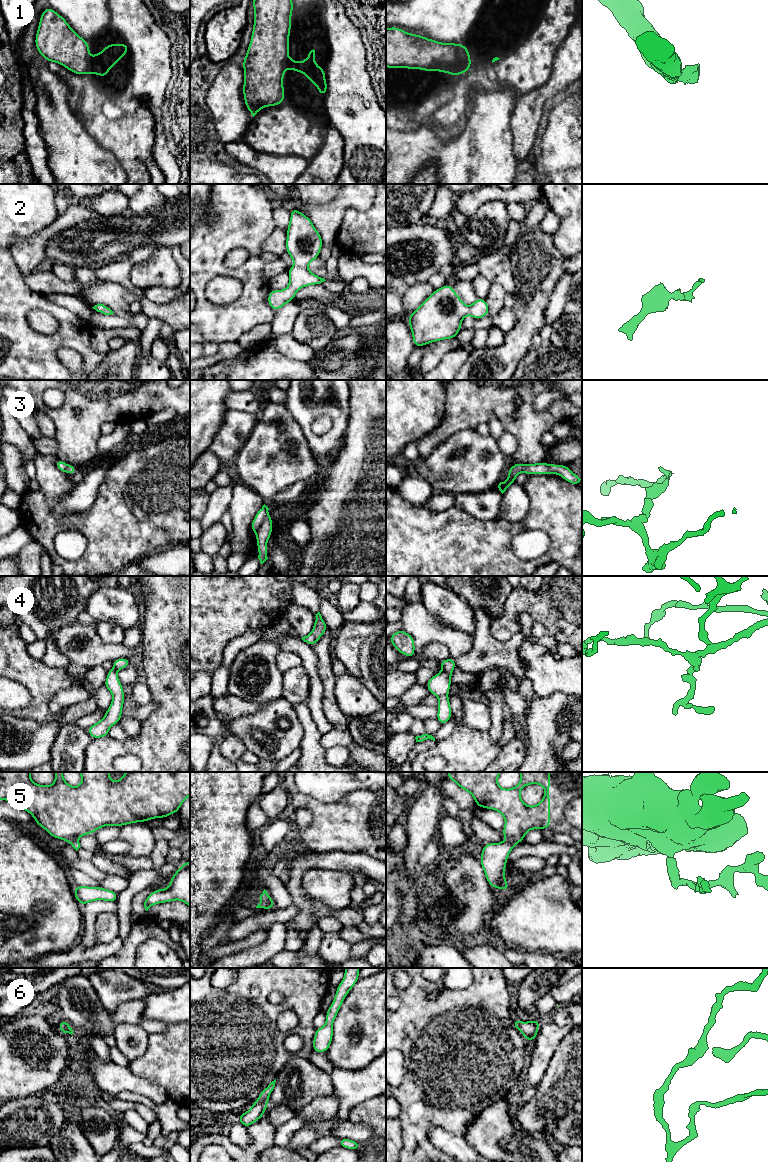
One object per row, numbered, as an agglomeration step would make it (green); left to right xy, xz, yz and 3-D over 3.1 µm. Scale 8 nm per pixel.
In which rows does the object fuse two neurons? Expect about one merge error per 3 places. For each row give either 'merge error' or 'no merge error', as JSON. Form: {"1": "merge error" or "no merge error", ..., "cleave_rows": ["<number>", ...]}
{"1": "merge error", "2": "no merge error", "3": "merge error", "4": "no merge error", "5": "merge error", "6": "no merge error", "cleave_rows": ["1", "3", "5"]}

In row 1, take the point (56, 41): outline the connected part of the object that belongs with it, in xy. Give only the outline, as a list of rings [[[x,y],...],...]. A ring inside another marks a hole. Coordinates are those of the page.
[[[51,7],[40,16],[35,46],[48,62],[56,62],[77,75],[89,73],[90,45]]]

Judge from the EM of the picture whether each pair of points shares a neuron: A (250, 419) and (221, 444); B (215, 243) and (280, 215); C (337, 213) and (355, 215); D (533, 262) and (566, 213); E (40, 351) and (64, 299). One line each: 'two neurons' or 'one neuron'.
A: one neuron
B: two neurons
C: two neurons
D: two neurons
E: two neurons

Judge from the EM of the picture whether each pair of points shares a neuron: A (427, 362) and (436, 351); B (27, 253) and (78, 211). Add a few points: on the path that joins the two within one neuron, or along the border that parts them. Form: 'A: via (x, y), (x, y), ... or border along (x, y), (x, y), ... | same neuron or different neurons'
A: via (430, 359), (433, 354) | same neuron
B: via (40, 240), (49, 231), (65, 221) | same neuron

